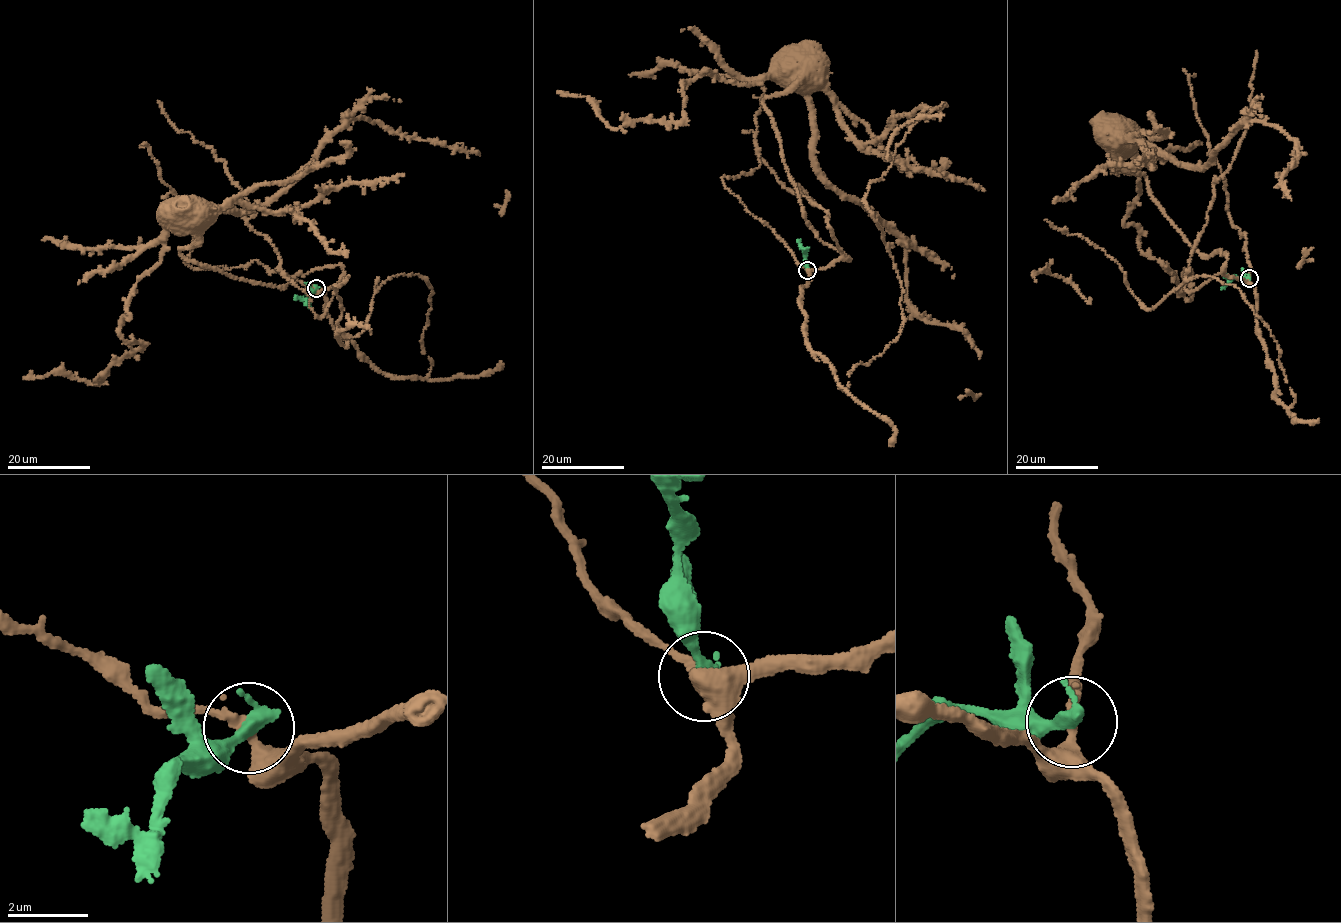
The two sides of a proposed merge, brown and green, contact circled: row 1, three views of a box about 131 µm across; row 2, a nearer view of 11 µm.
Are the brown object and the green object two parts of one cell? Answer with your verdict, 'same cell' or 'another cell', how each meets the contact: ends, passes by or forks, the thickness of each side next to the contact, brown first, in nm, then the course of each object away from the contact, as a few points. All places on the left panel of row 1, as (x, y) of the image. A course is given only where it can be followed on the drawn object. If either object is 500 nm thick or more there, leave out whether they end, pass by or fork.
another cell; brown passes by; green ends; calibres 280 and 400 nm; course brown (316, 288), (335, 288), (342, 267), (320, 266), (278, 288), (181, 255), (198, 240), (179, 199); course green (316, 288), (306, 293), (305, 300), (294, 299)

